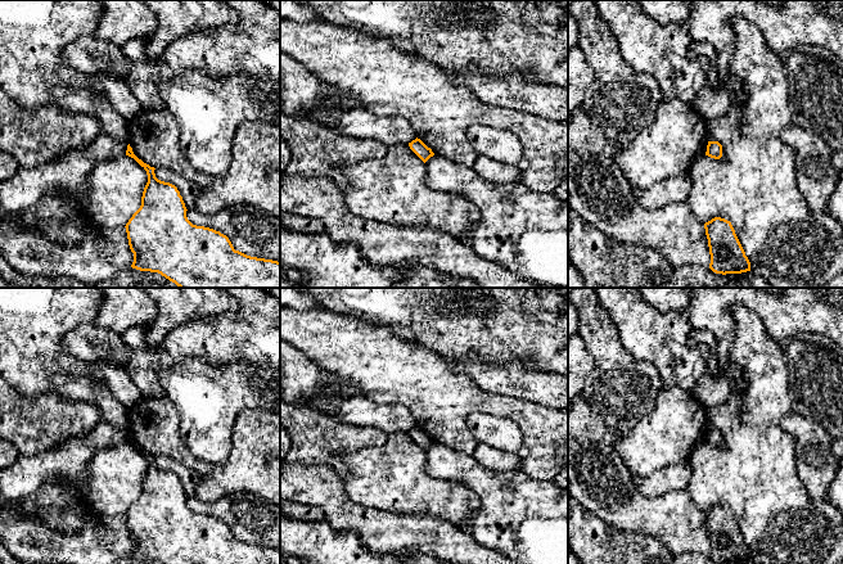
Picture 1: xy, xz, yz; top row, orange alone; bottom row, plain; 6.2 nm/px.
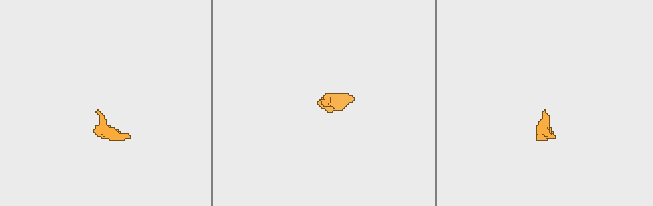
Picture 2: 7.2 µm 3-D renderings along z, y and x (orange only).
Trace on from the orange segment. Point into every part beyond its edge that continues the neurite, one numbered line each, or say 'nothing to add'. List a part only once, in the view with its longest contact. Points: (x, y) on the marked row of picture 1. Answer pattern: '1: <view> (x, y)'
nothing to add

